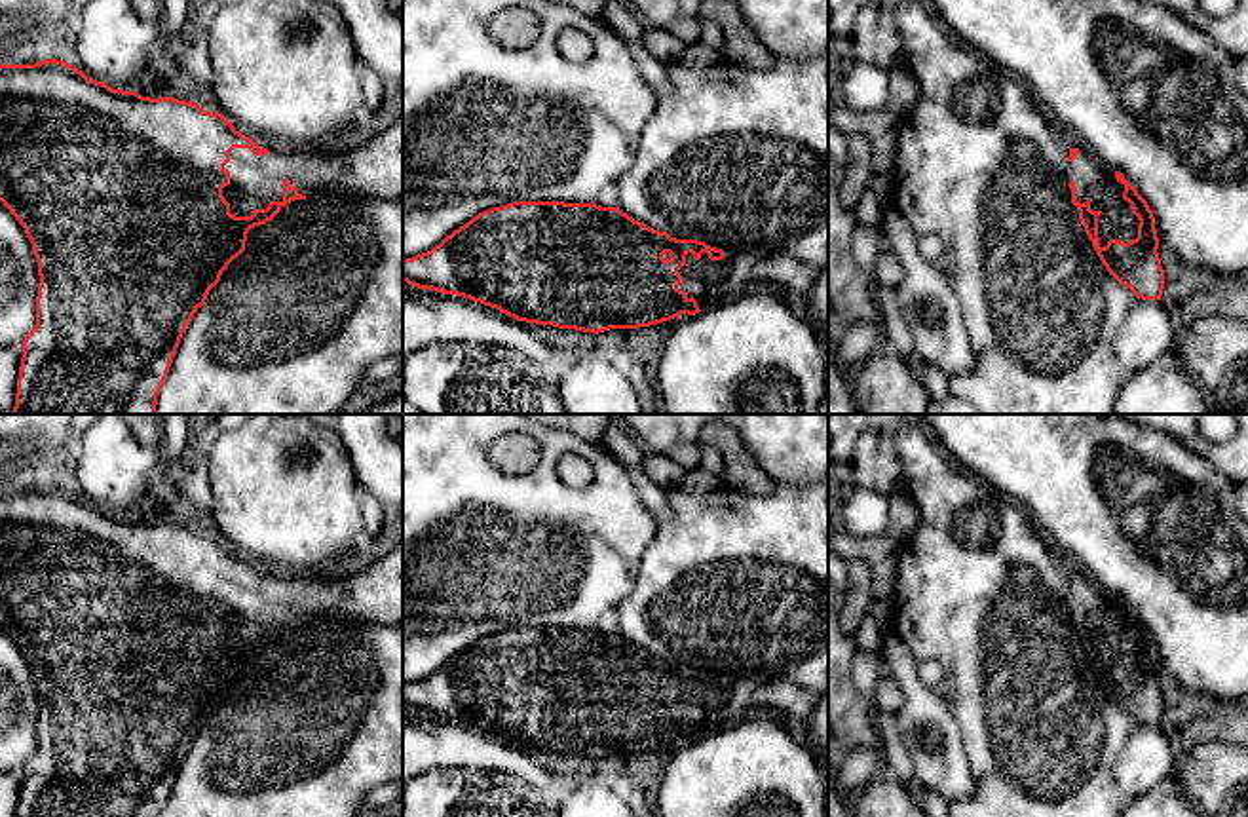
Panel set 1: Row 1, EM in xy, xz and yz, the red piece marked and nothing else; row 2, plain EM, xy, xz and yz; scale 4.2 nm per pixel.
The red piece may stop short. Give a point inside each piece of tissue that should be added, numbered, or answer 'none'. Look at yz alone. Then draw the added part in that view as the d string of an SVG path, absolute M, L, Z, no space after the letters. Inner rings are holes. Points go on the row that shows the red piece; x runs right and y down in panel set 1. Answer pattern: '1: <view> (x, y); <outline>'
1: yz (1095, 181); M1079 148L1073 162L1068 162L1068 177L1075 182L1075 196L1079 203L1090 201L1098 217L1100 247L1109 239L1125 243L1138 238L1138 217L1130 203L1123 200L1125 184L1115 179L1115 171L1092 156L1087 148Z

